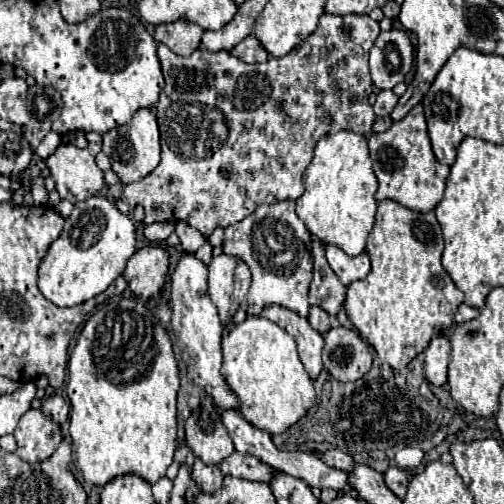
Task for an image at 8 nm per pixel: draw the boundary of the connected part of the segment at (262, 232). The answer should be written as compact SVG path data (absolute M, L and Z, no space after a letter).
M294 202L262 204L254 214L224 230L224 254L240 256L252 270L246 312L258 316L264 306L278 304L308 316L308 286L312 282L312 242L306 224L296 216Z

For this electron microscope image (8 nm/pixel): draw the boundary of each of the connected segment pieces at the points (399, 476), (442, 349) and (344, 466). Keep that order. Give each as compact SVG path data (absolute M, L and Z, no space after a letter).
M390 466L390 468L384 472L384 482L386 482L386 486L388 486L398 498L404 498L406 488L408 488L408 482L410 482L410 474L408 474L404 468Z
M436 336L424 350L424 374L426 380L434 386L446 384L446 366L450 358L450 340L446 336Z
M328 450L322 454L322 460L332 466L332 468L338 468L338 470L344 470L350 474L350 470L354 470L354 460L350 454L344 454L340 450Z

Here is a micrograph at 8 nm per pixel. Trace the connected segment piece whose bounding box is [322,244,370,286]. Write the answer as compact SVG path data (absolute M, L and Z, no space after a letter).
M322 244L324 252L326 252L326 260L330 264L330 268L334 270L334 274L338 276L338 280L348 286L354 280L362 280L366 278L366 274L370 272L368 266L368 256L362 252L358 256L348 256L344 250L340 250L334 244Z

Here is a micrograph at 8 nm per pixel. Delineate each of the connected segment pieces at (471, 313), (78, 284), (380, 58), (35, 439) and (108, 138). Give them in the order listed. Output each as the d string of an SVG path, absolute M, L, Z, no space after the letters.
M460 304L460 308L456 310L454 320L460 324L460 322L472 320L472 318L476 318L476 316L478 316L478 310L476 310L476 308L472 308L472 306L468 306L468 304Z
M92 196L74 206L62 234L50 244L38 266L38 290L60 308L78 306L104 292L124 272L134 252L134 222L104 196Z
M392 28L380 32L370 50L370 76L378 88L394 88L410 72L414 62L414 48L404 30Z
M28 410L18 420L14 438L18 444L16 454L24 462L40 462L50 458L62 442L60 426L50 422L50 418L46 418L40 410Z
M142 108L132 116L130 126L118 126L106 132L102 140L102 152L110 158L112 170L118 174L122 184L136 182L148 176L160 164L160 134L158 134L158 122L154 110Z

